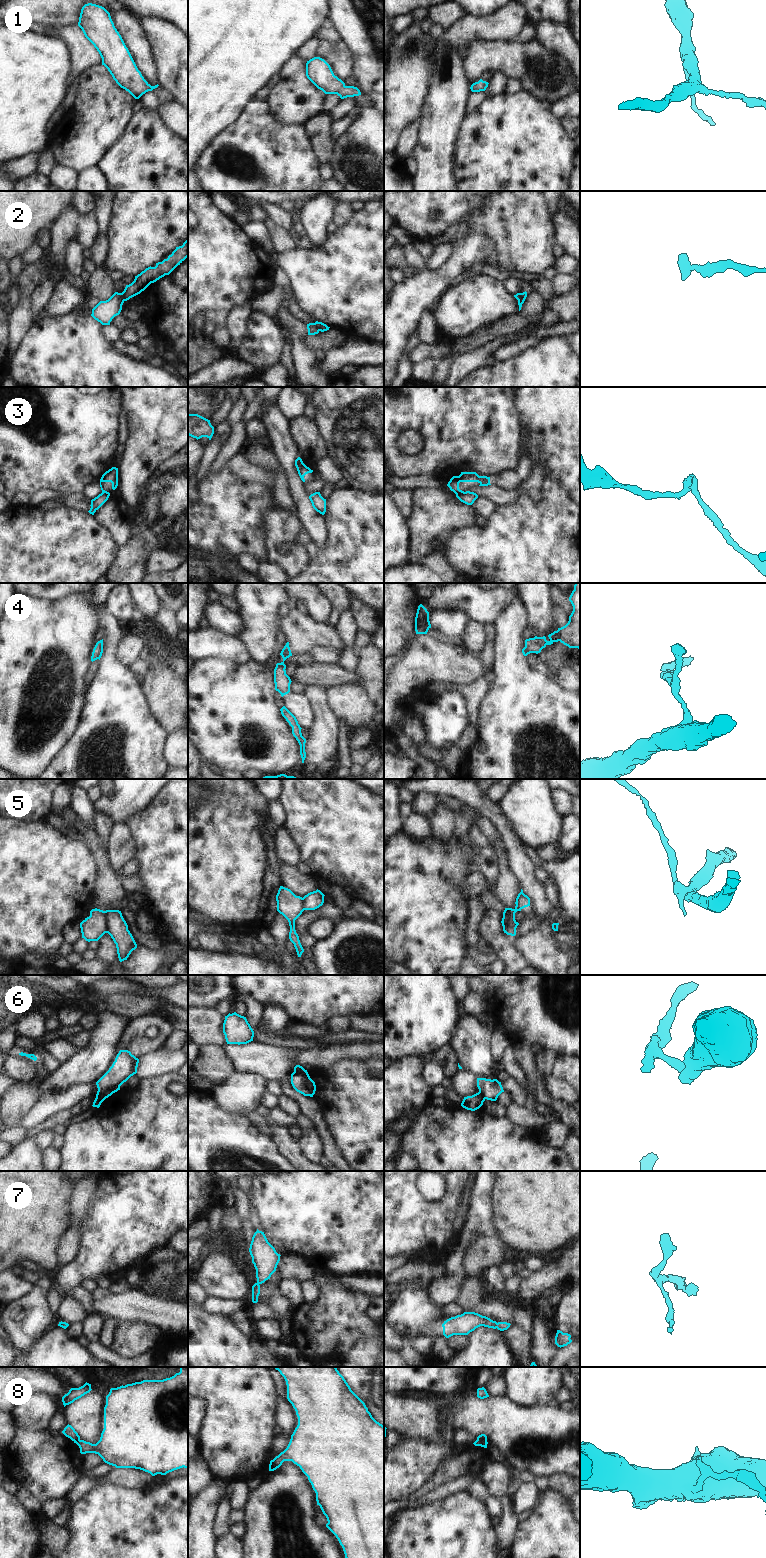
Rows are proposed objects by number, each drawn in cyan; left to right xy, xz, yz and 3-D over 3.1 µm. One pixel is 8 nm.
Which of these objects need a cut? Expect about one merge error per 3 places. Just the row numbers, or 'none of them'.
3, 5, 6, 8.

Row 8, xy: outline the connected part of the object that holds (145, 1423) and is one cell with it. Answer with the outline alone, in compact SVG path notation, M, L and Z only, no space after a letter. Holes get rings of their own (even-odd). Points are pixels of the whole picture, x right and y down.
M188 1367L163 1380L143 1380L111 1388L104 1407L104 1429L96 1444L79 1440L81 1454L98 1454L105 1463L116 1468L135 1468L150 1473L166 1475L180 1468L188 1468Z

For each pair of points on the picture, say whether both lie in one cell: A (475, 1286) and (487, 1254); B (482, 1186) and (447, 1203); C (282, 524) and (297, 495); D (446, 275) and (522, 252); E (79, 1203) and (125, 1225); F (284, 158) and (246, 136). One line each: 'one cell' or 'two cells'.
A: one cell
B: two cells
C: two cells
D: one cell
E: two cells
F: one cell

